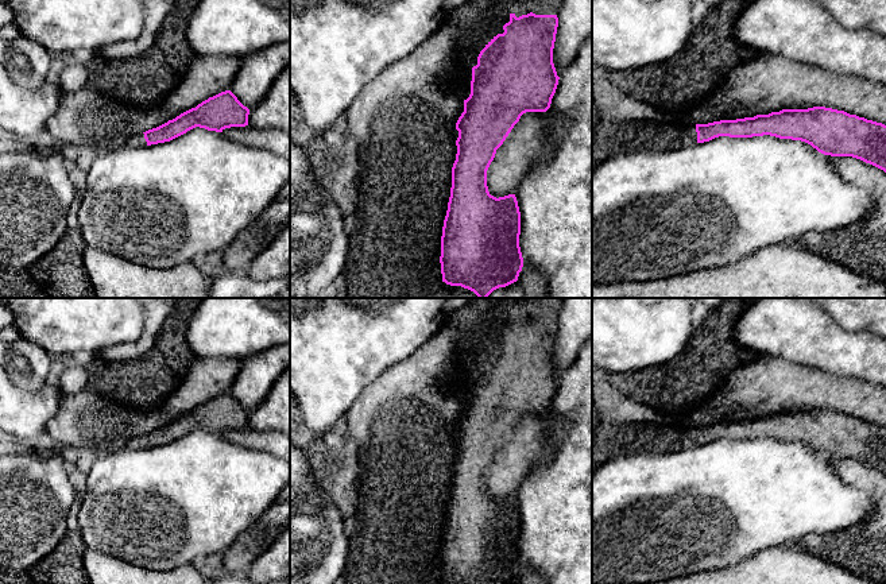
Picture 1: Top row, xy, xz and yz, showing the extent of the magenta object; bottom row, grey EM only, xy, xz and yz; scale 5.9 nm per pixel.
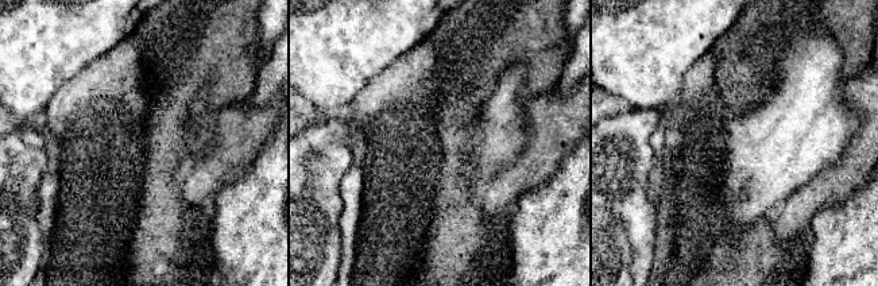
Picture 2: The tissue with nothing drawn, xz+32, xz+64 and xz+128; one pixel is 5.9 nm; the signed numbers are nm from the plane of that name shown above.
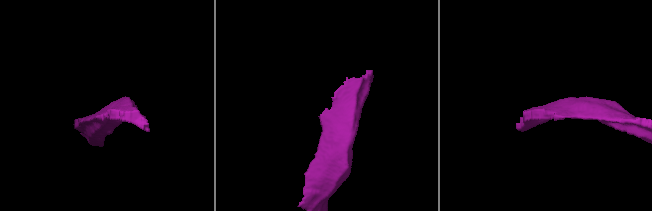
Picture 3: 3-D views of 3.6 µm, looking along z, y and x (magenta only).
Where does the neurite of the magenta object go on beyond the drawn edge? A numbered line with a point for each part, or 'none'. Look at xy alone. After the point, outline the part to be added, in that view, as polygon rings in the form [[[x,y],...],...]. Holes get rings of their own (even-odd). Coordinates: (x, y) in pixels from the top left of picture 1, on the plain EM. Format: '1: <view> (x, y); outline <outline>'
1: xy (136, 443); outline [[[143,434],[134,437],[134,438],[128,442],[128,445],[129,445],[131,448],[134,448],[134,449],[144,449],[144,448],[147,448],[147,444],[146,444],[146,441],[144,441],[144,436],[143,436]]]

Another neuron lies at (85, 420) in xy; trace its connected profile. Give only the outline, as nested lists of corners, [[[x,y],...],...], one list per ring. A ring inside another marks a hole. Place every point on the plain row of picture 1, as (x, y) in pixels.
[[[196,357],[177,390],[158,407],[139,410],[85,388],[62,395],[46,436],[61,448],[101,450],[125,448],[138,433],[156,430],[202,403],[229,392],[243,360]]]

